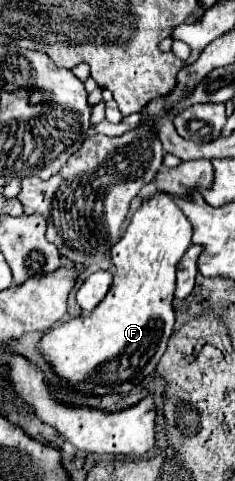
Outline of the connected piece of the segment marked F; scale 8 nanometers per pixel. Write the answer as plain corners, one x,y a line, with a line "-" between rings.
157,190
153,196
141,200
137,210
131,216
131,222
123,234
123,238
113,246
113,264
115,276
113,284
103,298
103,302
89,314
81,314
55,326
49,330
41,340
41,352
51,362
53,370
69,380
69,384
77,392
87,394
111,394
111,392
129,392
133,386
141,384
161,360
167,340
173,332
175,324
175,274
177,274
177,260
183,258
185,250
191,246
191,226
189,218
181,212
175,200
167,194

